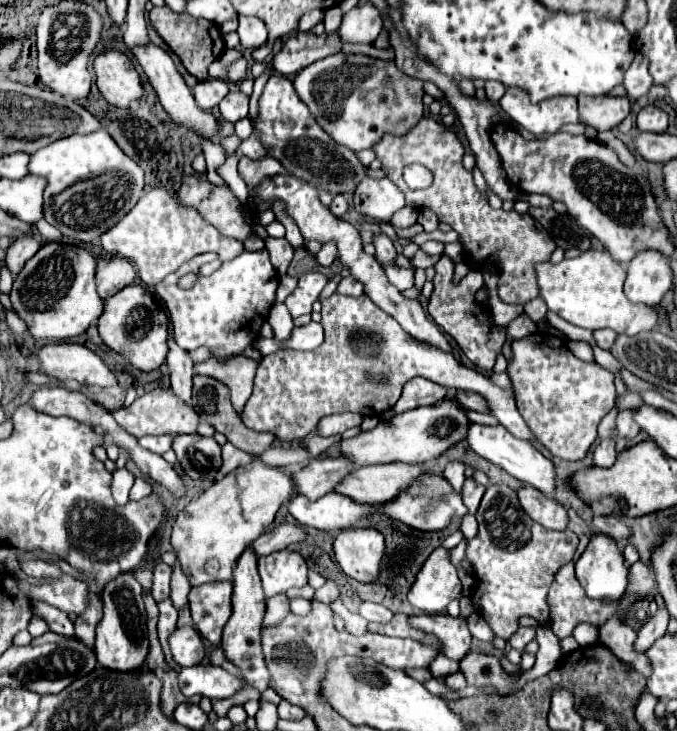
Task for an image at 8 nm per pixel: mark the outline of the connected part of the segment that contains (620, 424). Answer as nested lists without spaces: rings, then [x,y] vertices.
[[[631,408],[621,410],[617,416],[617,436],[613,436],[613,440],[617,442],[621,436],[635,438],[637,434],[639,434],[639,428],[637,428],[637,422],[633,420],[633,410]]]

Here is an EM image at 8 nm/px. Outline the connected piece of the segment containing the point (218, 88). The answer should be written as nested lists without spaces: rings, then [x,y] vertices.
[[[207,78],[203,82],[197,82],[197,86],[193,88],[193,96],[203,110],[211,110],[219,106],[219,102],[227,94],[229,94],[229,84],[227,80],[219,80],[219,78]]]

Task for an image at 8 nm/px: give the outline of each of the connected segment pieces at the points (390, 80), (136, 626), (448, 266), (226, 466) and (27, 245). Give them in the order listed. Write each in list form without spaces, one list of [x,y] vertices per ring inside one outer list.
[[[337,52],[333,56],[327,56],[323,60],[309,64],[309,68],[303,68],[295,76],[293,84],[295,84],[295,90],[301,96],[301,100],[309,106],[311,114],[319,122],[319,126],[325,132],[329,132],[329,136],[333,136],[333,140],[337,140],[339,144],[343,144],[355,152],[375,146],[385,134],[405,136],[405,132],[409,132],[409,128],[413,128],[425,114],[423,102],[421,102],[421,98],[425,94],[423,80],[405,76],[399,68],[395,68],[393,60],[379,60],[379,58],[371,58],[371,56],[363,56],[363,54]]]
[[[121,572],[117,578],[105,584],[103,594],[103,618],[95,632],[95,654],[99,666],[111,670],[137,670],[145,664],[149,650],[147,640],[147,618],[143,606],[143,588],[131,572]]]
[[[443,256],[437,264],[435,264],[435,290],[429,298],[429,314],[433,318],[433,322],[449,336],[453,336],[453,340],[459,344],[459,348],[465,352],[465,356],[479,368],[483,370],[491,370],[495,366],[497,354],[501,352],[503,344],[507,342],[507,332],[505,328],[499,328],[493,322],[491,310],[487,304],[477,304],[475,300],[475,292],[477,292],[477,272],[471,270],[465,278],[461,278],[457,284],[453,282],[453,260],[449,256]]]
[[[227,442],[227,444],[223,446],[223,466],[221,466],[221,472],[219,472],[219,474],[225,476],[227,472],[233,472],[233,470],[245,466],[251,458],[253,458],[251,454],[243,452],[243,450],[235,448],[231,442]]]
[[[33,236],[17,238],[17,240],[9,246],[7,256],[5,256],[5,264],[7,264],[7,268],[11,270],[11,274],[19,274],[19,270],[25,266],[25,262],[27,262],[29,258],[33,258],[39,248],[41,248],[41,242],[35,240]]]

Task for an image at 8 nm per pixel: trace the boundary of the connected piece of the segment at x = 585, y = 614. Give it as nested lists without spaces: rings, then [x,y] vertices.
[[[569,562],[569,564],[565,564],[557,574],[555,574],[555,580],[553,580],[553,584],[551,584],[551,588],[549,588],[549,594],[547,594],[547,604],[549,604],[549,616],[551,616],[551,628],[553,628],[553,632],[555,632],[555,636],[559,638],[559,640],[563,640],[563,638],[567,638],[567,636],[571,636],[571,632],[573,632],[573,628],[577,626],[577,624],[581,624],[581,622],[589,622],[589,624],[593,624],[595,628],[599,628],[599,626],[603,626],[609,618],[613,618],[613,616],[617,616],[619,614],[619,600],[617,600],[617,604],[597,604],[597,600],[589,600],[589,596],[585,596],[585,592],[583,592],[583,588],[581,588],[581,584],[579,584],[579,580],[577,580],[577,576],[575,576],[575,566],[573,566],[573,562]]]

